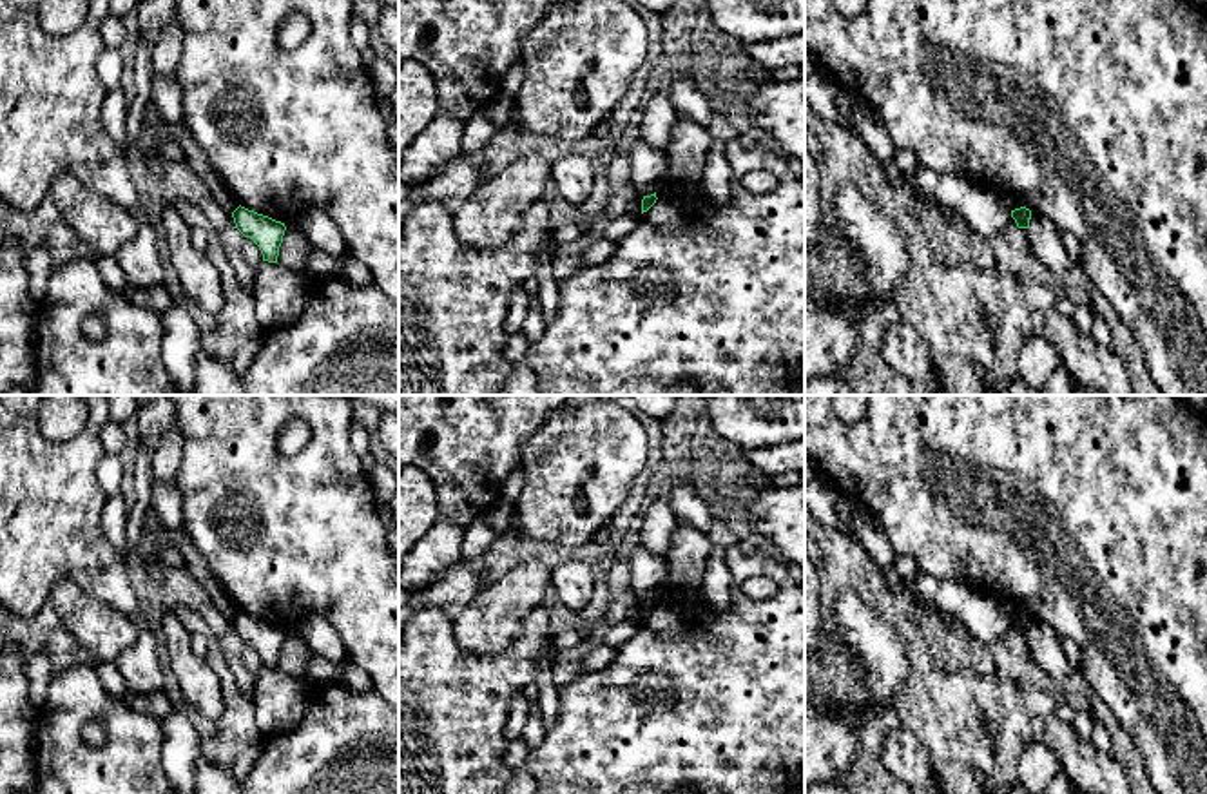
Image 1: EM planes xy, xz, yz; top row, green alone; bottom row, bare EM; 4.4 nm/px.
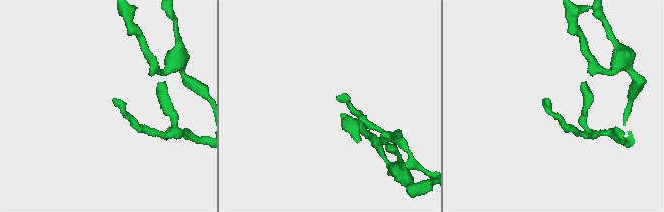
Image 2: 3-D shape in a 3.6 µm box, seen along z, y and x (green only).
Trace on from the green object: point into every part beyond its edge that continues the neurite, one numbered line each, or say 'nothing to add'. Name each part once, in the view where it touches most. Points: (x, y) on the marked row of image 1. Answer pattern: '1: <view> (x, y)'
nothing to add

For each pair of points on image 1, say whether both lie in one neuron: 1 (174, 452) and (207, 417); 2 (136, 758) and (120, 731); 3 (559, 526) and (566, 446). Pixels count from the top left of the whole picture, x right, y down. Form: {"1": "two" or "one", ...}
{"1": "two", "2": "one", "3": "one"}

